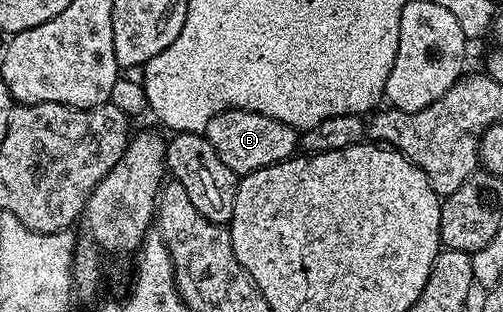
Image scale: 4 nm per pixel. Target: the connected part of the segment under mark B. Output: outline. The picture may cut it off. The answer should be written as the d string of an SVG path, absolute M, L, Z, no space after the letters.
M229 108L211 118L203 135L211 142L215 154L219 154L219 158L223 158L226 166L236 172L238 177L246 176L248 172L255 170L263 170L281 160L290 159L299 146L298 129L287 126L275 118L267 118L258 112L244 112L238 108Z

